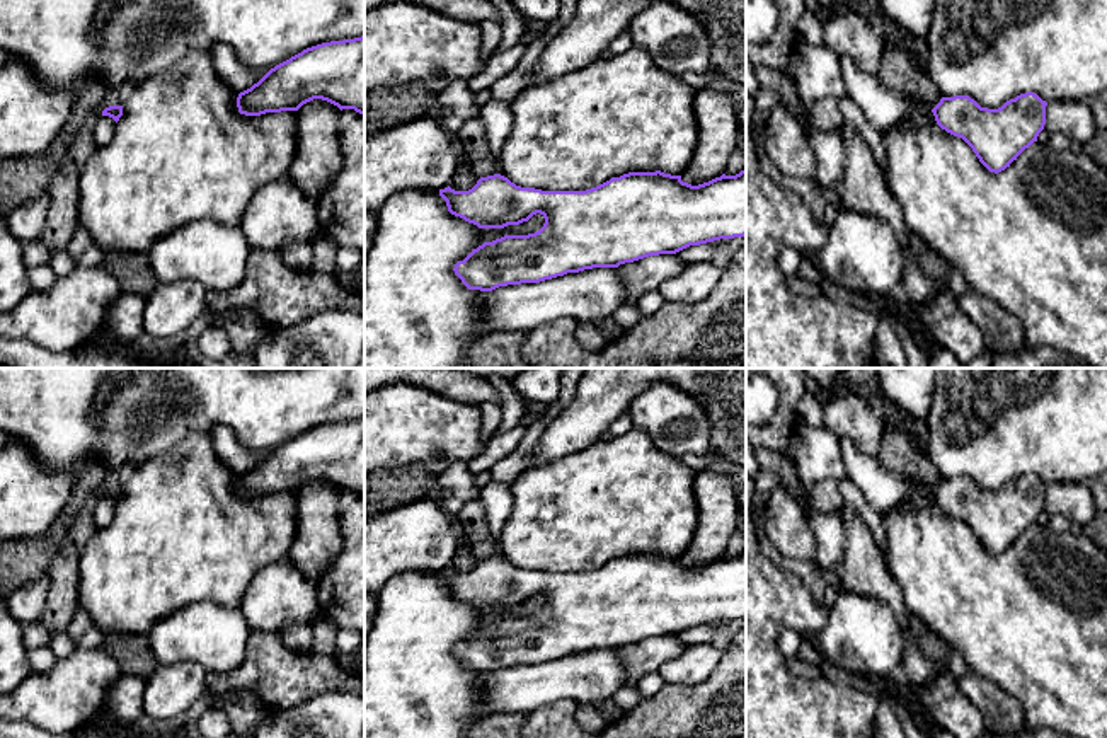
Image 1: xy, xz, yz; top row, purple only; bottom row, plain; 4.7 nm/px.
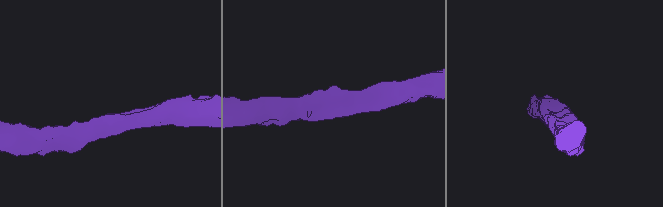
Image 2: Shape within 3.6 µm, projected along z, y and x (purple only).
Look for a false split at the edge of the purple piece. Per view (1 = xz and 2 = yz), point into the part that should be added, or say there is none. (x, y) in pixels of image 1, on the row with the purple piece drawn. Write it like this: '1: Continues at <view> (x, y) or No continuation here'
1: No continuation here
2: No continuation here

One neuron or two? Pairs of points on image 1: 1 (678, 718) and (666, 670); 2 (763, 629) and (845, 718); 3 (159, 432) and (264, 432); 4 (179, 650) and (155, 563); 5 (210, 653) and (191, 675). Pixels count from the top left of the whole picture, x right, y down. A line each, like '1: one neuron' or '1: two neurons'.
1: two neurons
2: one neuron
3: one neuron
4: two neurons
5: two neurons

